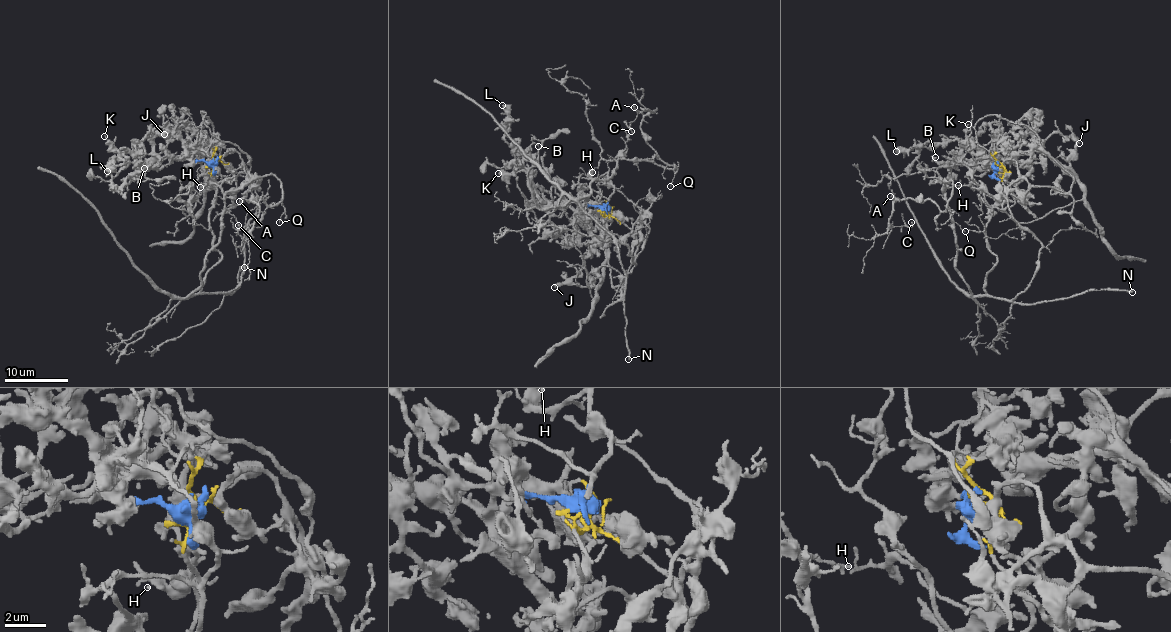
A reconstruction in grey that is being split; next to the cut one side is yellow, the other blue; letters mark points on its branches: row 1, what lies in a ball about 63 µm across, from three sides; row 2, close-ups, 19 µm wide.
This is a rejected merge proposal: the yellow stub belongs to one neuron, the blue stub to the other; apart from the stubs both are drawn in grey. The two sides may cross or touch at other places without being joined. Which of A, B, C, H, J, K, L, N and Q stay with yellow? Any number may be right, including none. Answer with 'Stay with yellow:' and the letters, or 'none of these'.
Stay with yellow: A, C, H, N, Q

